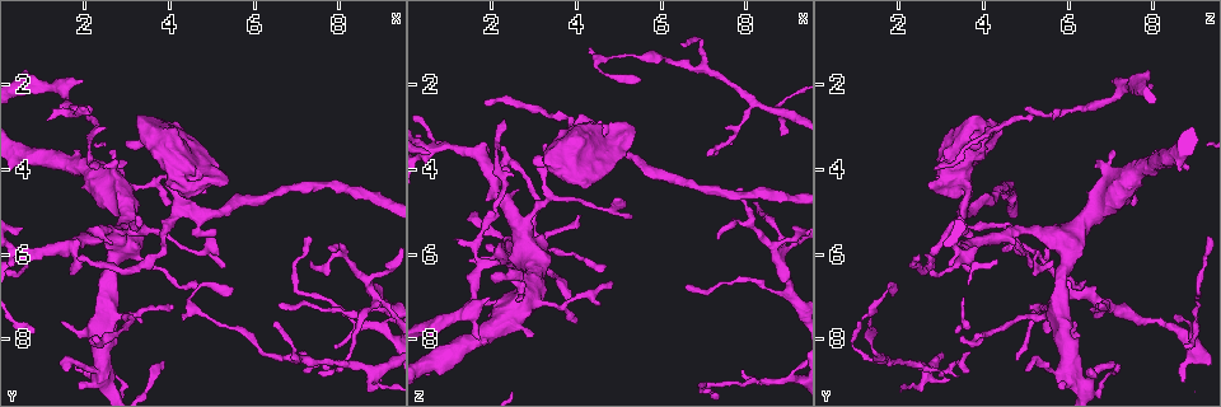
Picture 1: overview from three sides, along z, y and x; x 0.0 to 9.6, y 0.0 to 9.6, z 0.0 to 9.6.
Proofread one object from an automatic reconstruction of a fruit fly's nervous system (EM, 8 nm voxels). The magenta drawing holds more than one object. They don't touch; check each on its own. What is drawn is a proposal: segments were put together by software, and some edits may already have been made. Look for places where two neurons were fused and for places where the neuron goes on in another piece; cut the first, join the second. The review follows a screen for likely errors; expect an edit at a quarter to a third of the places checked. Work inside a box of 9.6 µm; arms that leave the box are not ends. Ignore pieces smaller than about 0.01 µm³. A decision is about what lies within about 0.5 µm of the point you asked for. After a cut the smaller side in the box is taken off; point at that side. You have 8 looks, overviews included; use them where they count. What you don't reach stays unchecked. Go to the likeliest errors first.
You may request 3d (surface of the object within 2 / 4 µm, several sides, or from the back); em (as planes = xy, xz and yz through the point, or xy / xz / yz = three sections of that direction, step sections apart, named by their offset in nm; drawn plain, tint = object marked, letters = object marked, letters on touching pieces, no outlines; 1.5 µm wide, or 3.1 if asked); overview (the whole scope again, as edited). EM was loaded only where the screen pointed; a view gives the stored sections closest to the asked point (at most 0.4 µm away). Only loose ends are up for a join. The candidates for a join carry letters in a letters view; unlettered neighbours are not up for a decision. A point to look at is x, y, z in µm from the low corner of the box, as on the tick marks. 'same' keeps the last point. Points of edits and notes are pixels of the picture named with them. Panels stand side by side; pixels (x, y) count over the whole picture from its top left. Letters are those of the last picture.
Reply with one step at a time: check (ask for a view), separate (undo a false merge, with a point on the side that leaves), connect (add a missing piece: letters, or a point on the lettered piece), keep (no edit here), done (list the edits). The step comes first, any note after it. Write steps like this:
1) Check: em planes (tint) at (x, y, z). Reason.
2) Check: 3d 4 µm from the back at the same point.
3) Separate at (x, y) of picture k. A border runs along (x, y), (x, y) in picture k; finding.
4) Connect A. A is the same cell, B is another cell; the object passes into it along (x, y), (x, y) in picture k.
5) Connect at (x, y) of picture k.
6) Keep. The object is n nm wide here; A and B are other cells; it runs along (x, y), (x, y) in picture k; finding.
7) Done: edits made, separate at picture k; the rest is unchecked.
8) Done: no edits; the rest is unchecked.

Check: em planes (letters) at (2.25, 4.05, 2.90). End of a long branch.

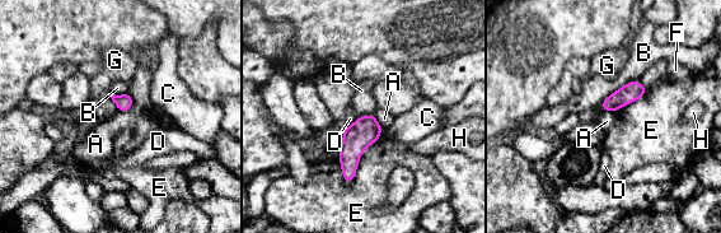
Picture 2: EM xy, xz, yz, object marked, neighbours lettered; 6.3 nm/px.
Keep. A, B, C, D, E, F, G and H are other cells; no lettered piece goes on from it.

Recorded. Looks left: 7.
Check: em xy step 4 (letters) at (1.85, 6.00, 2.45). Thin end.

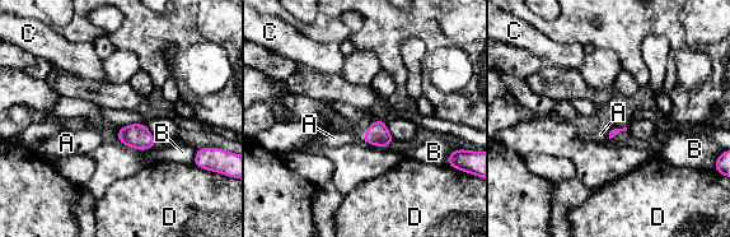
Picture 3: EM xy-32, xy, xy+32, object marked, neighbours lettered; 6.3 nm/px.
Connect at (333, 138) of picture 3. A is the same cell, B, C and D are other cells; the object passes into it along (377, 134), (365, 131), (333, 138) in picture 3; it goes on there.

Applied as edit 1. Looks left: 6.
Check: overview.

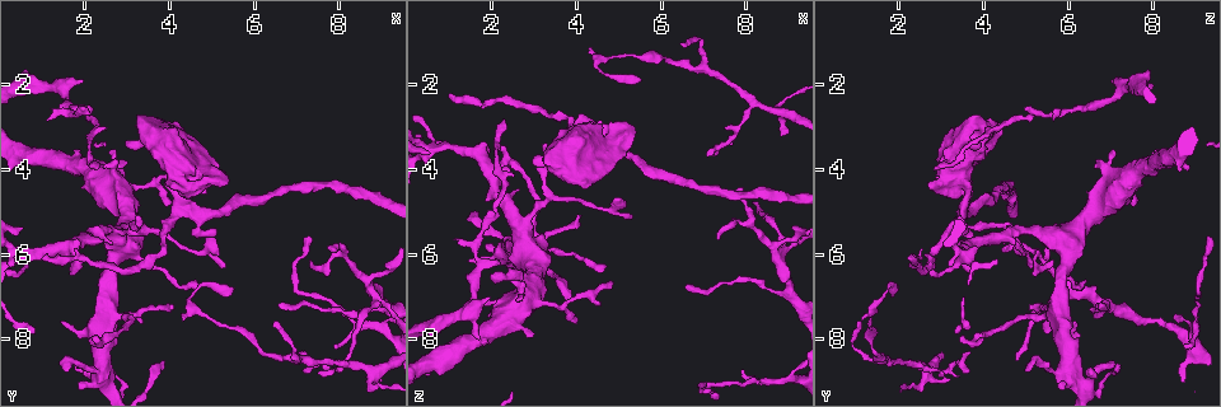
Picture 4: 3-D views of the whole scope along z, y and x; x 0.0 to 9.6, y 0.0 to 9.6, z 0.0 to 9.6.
Check: 3d 2 µm from the back at (8.85, 9.15, 2.40). Three arms meet.

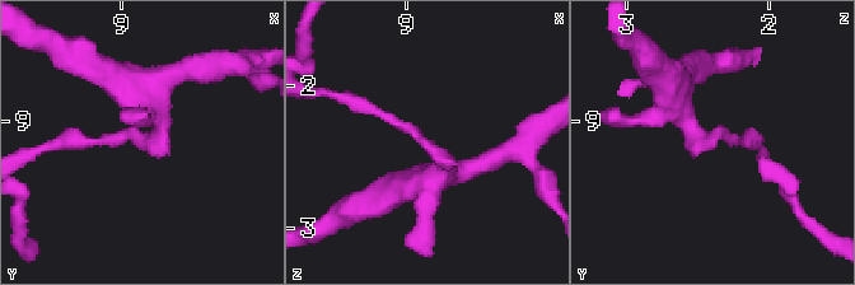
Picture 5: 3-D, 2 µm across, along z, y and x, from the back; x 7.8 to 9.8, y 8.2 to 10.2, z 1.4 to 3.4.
Check: em planes (tint) at (8.82, 9.14, 2.48). Shape alone is not enough.

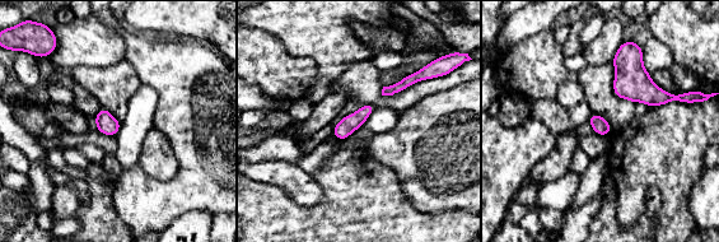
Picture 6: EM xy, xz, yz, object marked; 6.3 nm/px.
Check: em planes (letters) at the same point. See the neighbours.

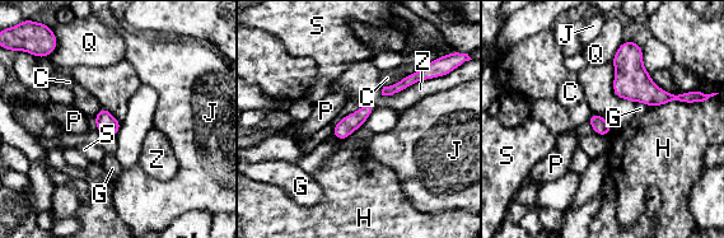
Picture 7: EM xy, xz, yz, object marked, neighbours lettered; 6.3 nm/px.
Keep. The object is 110 nm wide here; C, G, H, J, P, Q, S and Z are other cells; a border runs along (690, 102), (669, 101), (649, 107) in picture 7; continuous, no second neuron.

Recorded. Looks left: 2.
Done: edits made, connect at picture 3; the rest is unchecked.

